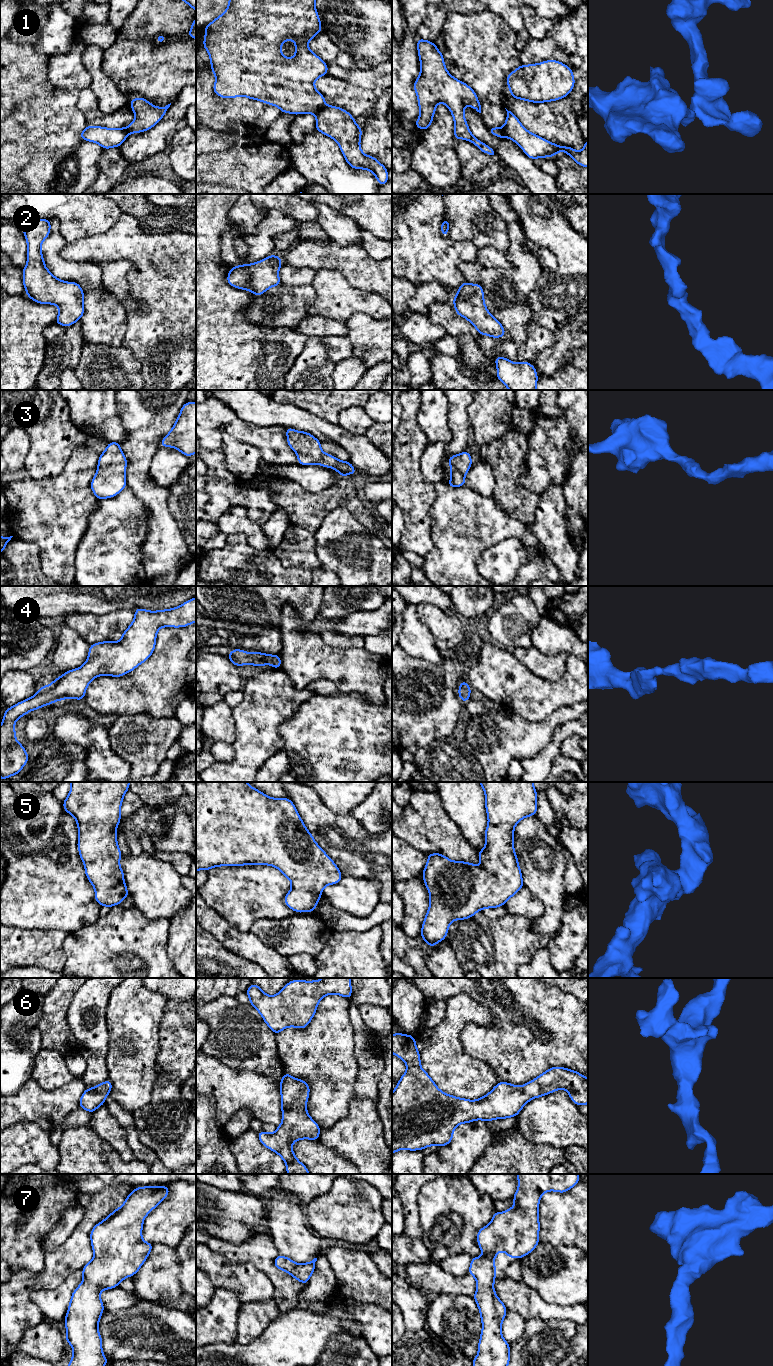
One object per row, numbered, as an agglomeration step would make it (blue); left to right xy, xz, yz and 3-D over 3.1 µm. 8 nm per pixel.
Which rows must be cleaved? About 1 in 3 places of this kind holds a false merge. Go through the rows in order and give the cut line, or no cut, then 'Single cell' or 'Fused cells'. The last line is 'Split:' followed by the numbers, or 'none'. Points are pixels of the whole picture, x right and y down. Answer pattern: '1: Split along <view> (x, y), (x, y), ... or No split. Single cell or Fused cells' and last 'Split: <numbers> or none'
1: Split along xz (325, 105), (315, 114). Fused cells
2: No split. Single cell
3: No split. Single cell
4: No split. Single cell
5: No split. Single cell
6: No split. Single cell
7: No split. Single cell
Split: 1

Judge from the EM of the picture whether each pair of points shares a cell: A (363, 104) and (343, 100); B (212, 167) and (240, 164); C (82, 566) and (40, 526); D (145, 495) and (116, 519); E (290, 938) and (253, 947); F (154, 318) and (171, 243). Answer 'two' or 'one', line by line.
A: one
B: one
C: two
D: two
E: two
F: one

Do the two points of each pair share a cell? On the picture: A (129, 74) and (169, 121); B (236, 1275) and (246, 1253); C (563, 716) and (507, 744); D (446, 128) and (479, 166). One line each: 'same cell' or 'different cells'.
A: different cells
B: different cells
C: same cell
D: different cells

